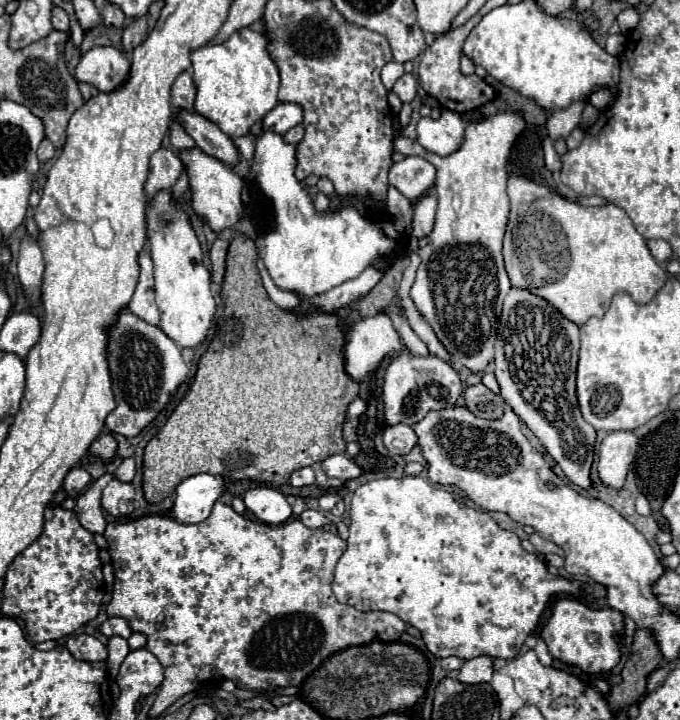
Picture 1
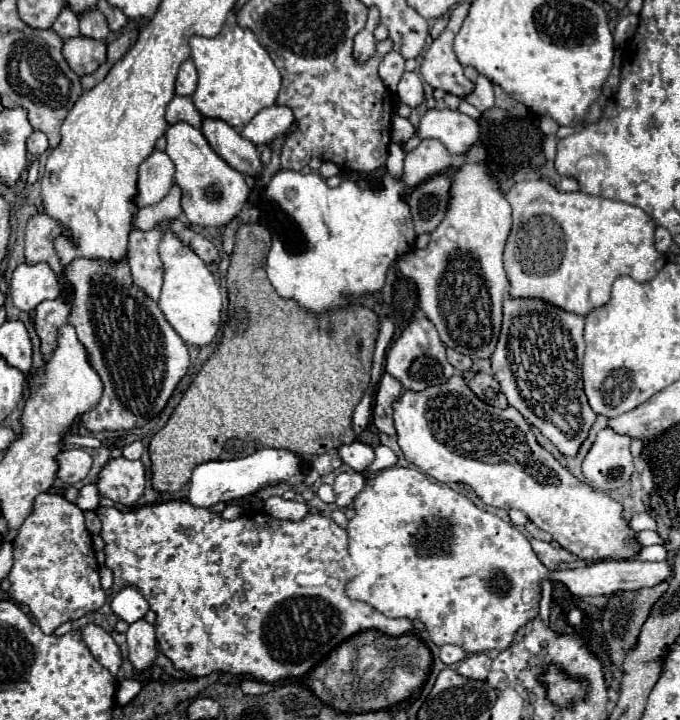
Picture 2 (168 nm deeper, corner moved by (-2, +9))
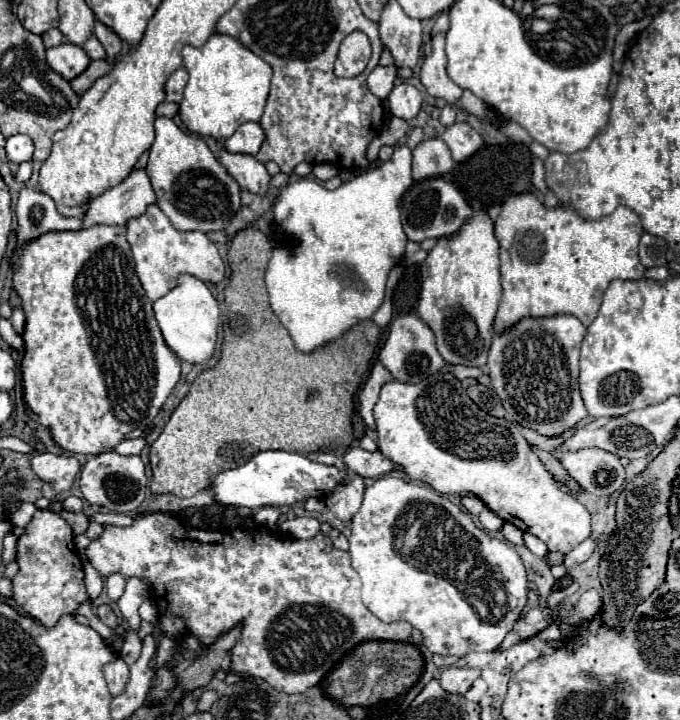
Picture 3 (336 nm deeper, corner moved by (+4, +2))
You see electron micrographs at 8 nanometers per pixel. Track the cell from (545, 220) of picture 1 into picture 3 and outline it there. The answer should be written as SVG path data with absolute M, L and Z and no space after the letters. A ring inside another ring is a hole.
M531 192L511 196L503 208L499 218L495 220L495 238L501 246L501 284L503 298L499 302L499 310L495 316L495 332L501 334L515 326L523 318L545 318L555 314L573 314L585 326L595 320L599 312L599 304L603 292L609 282L615 278L641 280L645 274L645 266L639 262L637 246L639 236L643 234L639 216L627 208L619 206L613 214L601 220L583 220L571 208L545 208Z

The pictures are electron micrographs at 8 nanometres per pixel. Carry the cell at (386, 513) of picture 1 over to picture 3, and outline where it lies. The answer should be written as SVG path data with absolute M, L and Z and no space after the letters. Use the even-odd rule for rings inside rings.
M381 478L377 482L373 482L363 496L363 504L359 508L359 512L353 516L351 520L351 538L349 538L349 554L353 560L353 568L357 570L359 578L361 578L361 600L363 604L383 622L397 622L397 620L405 620L409 622L413 628L423 632L423 644L427 646L429 652L433 654L453 654L453 656L465 656L469 652L493 652L499 648L499 644L503 642L505 634L513 628L515 620L519 618L523 606L527 604L527 574L525 574L525 566L519 558L519 554L503 540L497 540L495 536L491 536L489 532L477 528L473 524L473 520L469 518L467 512L463 512L461 508L457 508L445 494L435 492L433 488L427 486L417 486L411 482L405 482L401 478Z

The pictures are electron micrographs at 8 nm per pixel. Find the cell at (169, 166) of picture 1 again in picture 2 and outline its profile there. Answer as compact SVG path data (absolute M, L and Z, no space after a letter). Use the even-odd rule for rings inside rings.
M155 149L139 167L137 205L147 207L159 203L173 185L173 177L175 177L173 161L165 151Z

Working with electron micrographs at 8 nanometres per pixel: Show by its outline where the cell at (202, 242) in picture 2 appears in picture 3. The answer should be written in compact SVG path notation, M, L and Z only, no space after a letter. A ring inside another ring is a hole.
M147 206L145 214L127 220L127 242L131 244L137 276L151 300L161 298L177 286L179 274L191 274L203 282L221 282L225 278L225 264L219 256L217 246L207 238L205 232L181 232L175 230L167 216L157 206Z

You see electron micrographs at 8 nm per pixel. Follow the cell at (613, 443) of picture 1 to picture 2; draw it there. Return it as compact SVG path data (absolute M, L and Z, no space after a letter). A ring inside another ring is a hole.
M611 427L599 431L591 451L587 453L585 461L583 461L583 475L587 477L587 481L591 481L597 489L619 489L623 487L633 473L633 455L629 451L631 445L631 437L629 435L621 435L615 433Z

